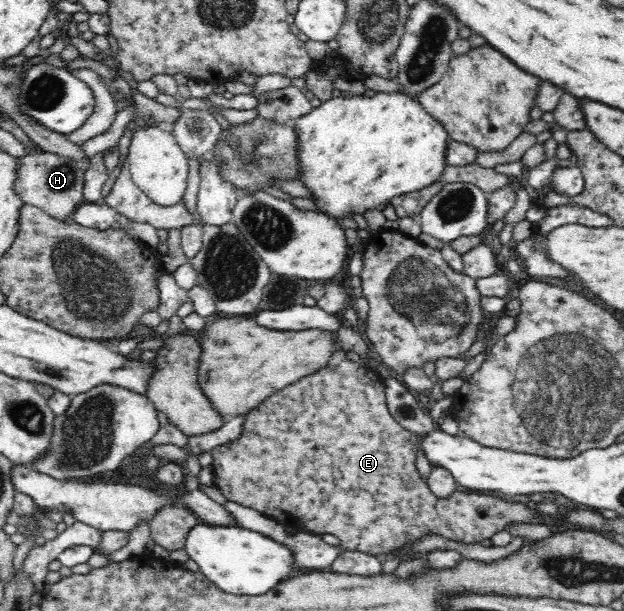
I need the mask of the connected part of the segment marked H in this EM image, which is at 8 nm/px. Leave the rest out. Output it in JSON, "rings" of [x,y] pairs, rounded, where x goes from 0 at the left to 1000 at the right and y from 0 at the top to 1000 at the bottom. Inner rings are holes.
{"rings":[[[69,245],[46,250],[32,262],[26,313],[40,334],[64,340],[90,360],[104,362],[123,345],[123,340],[139,331],[133,318],[136,283],[135,267],[123,265],[120,259],[95,255]]]}

